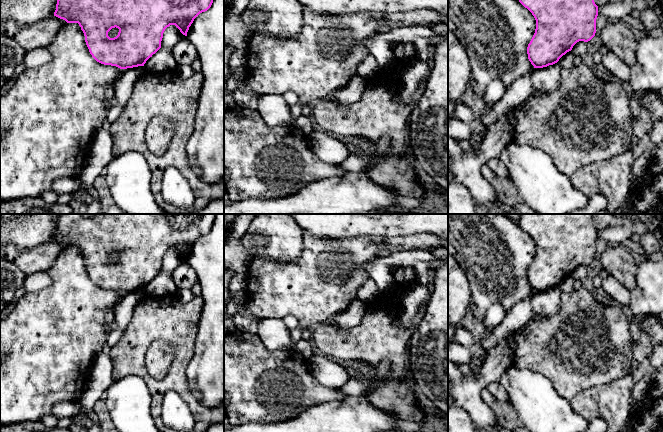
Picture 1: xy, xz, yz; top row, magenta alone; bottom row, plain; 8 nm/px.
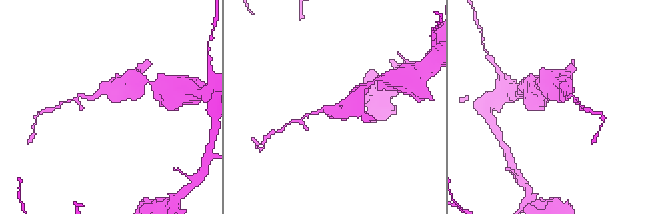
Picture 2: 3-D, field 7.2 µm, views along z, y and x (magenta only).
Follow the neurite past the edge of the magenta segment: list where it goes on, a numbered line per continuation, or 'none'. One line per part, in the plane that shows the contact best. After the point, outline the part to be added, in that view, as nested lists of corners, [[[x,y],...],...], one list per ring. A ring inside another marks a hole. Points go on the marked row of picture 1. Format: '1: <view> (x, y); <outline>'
none

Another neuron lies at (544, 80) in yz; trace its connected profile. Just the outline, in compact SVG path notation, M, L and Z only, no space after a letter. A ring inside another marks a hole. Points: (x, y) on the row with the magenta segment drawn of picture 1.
M559 63L543 68L535 68L531 75L532 94L549 93L560 85L561 66Z

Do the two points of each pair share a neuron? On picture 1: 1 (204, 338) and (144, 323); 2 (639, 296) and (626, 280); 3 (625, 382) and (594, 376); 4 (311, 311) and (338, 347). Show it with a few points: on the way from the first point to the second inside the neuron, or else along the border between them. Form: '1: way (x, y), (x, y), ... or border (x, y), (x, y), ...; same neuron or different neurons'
1: border (201, 313), (198, 319), (195, 351), (190, 359); different neurons
2: border (638, 265), (635, 271), (635, 286), (630, 291); different neurons
3: border (629, 373), (618, 379), (593, 387); different neurons
4: border (322, 323), (314, 328); different neurons

